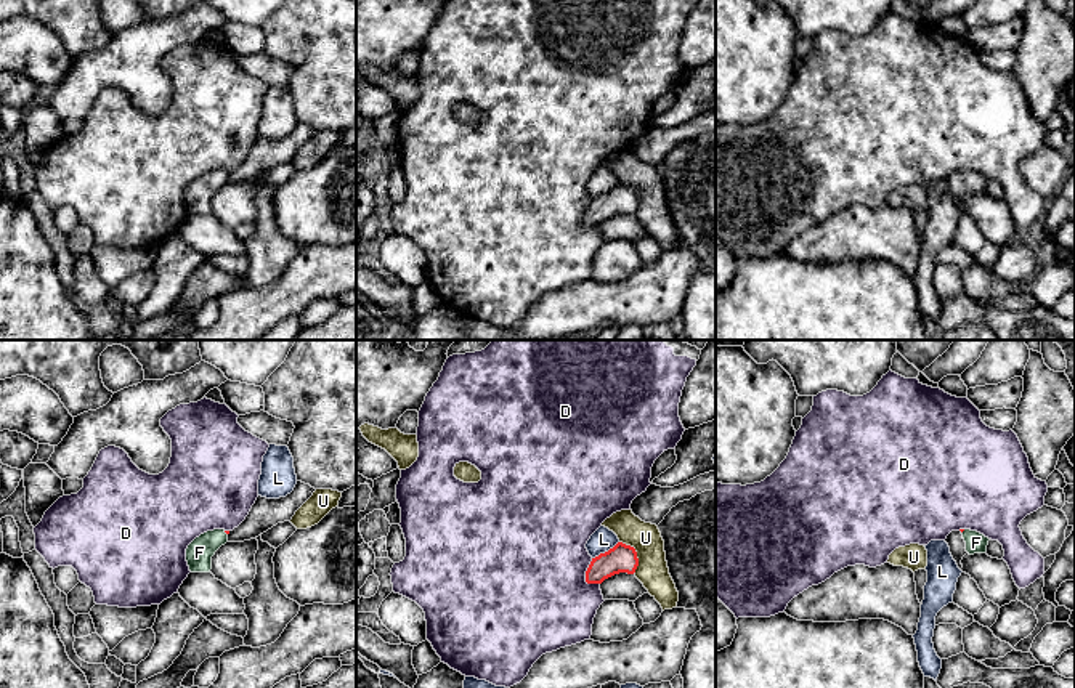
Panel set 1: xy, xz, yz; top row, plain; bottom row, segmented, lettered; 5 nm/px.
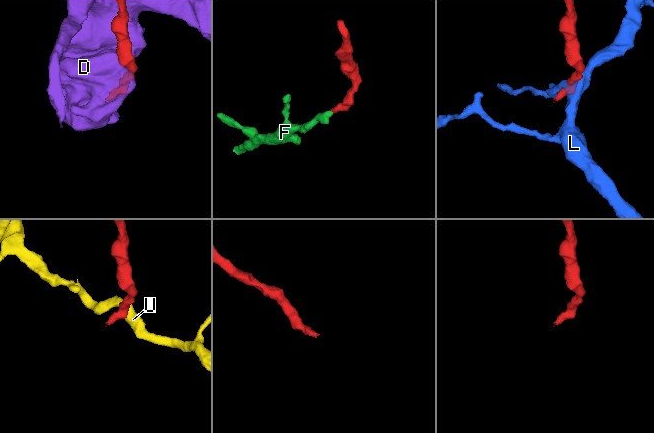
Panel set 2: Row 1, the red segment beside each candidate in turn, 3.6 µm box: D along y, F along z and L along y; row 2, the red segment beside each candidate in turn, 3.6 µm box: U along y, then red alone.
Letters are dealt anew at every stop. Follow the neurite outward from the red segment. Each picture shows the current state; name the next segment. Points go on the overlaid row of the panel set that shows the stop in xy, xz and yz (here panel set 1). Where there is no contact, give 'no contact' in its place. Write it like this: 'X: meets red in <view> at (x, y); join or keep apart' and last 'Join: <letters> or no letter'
D: meets red in xz at (586, 576); keep apart
F: no contact; join
L: meets red in xz at (605, 552); keep apart
U: meets red in xz at (636, 554); keep apart
Join: F

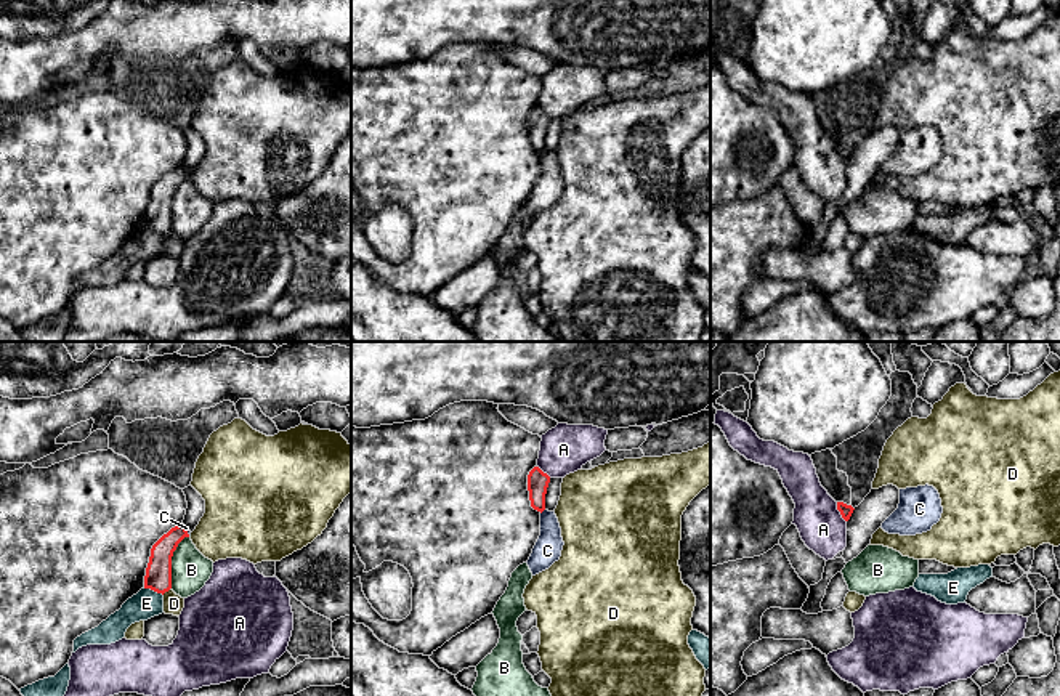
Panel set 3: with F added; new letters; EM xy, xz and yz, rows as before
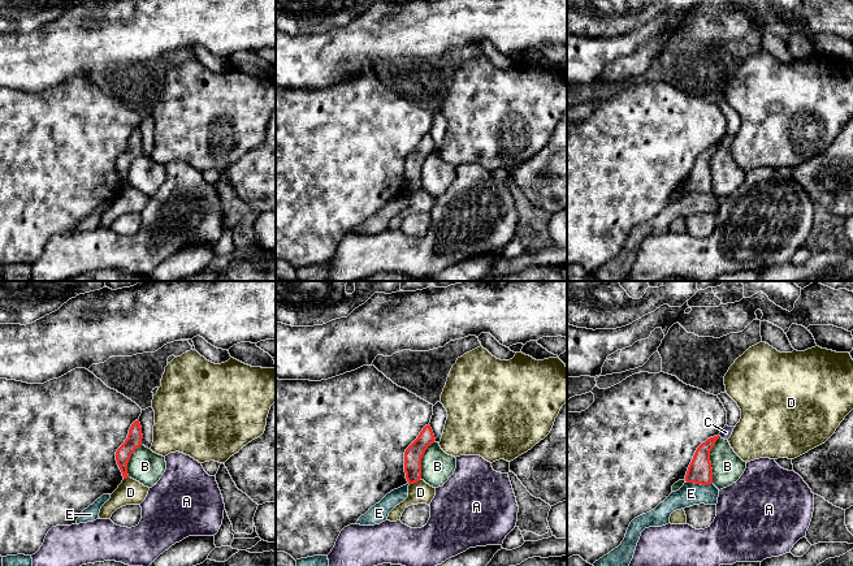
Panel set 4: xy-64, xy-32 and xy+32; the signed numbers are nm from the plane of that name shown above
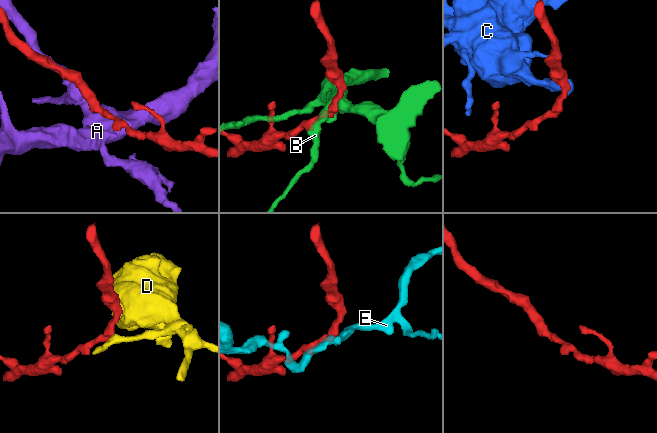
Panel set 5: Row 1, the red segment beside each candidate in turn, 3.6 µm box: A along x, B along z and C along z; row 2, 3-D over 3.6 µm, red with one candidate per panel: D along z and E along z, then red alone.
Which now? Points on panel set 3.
A: meets red in yz at (841, 512); keep apart
B: meets red in xy at (170, 562); keep apart
C: meets red in xz at (542, 510); keep apart
D: meets red in xy at (165, 590); keep apart
E: meets red in xy at (153, 589); keep apart
Join: no letter

